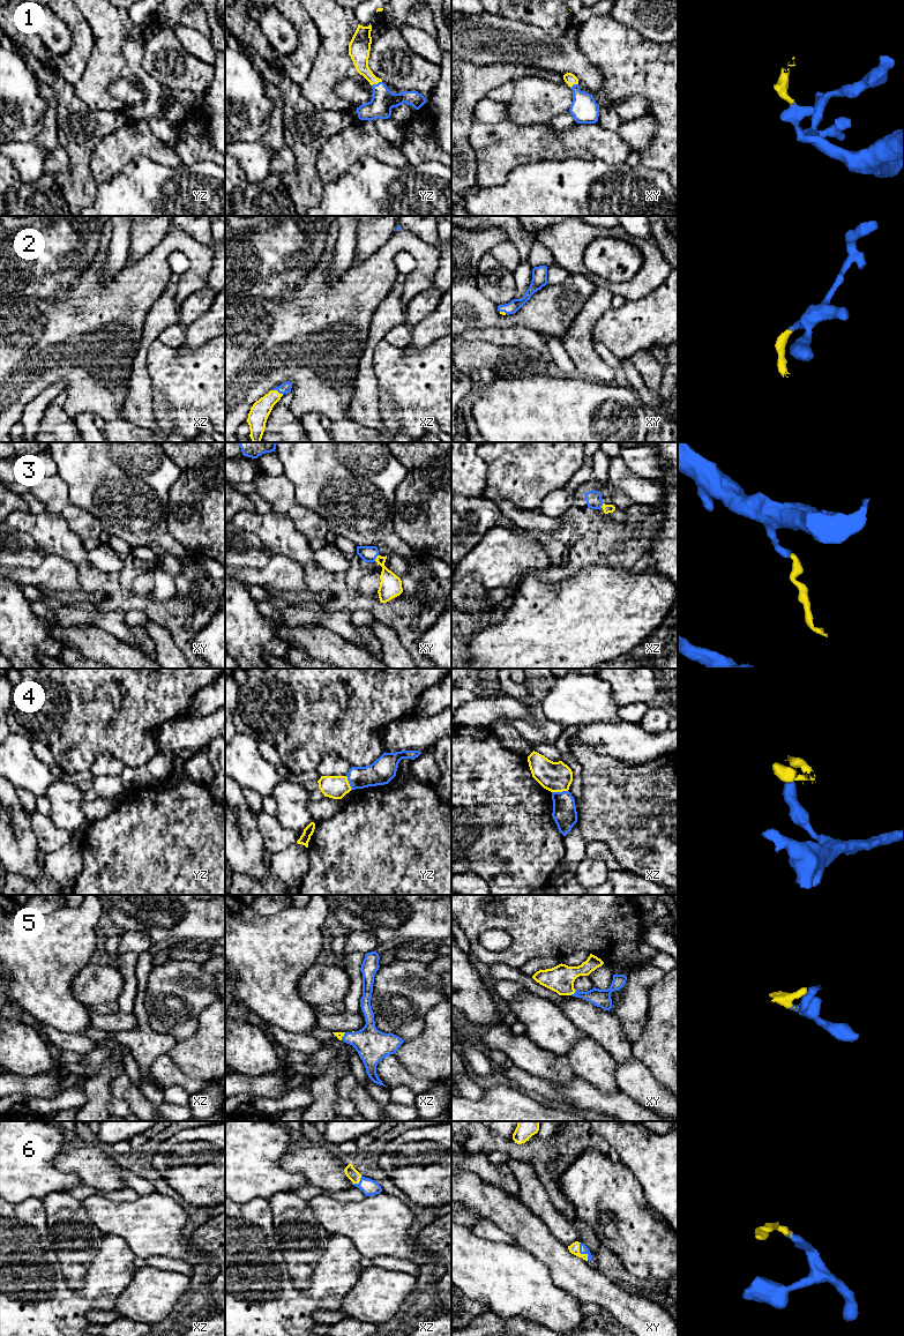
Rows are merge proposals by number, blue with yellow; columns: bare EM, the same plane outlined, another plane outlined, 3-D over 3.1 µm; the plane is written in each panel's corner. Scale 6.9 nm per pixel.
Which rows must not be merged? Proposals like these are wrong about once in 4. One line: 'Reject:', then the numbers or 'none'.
Reject: 4

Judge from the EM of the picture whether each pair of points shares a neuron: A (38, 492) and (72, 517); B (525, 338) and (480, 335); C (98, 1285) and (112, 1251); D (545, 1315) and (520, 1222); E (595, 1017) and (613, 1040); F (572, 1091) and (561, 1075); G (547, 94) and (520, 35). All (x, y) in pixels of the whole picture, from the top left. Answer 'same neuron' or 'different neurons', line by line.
A: same neuron
B: same neuron
C: same neuron
D: different neurons
E: same neuron
F: different neurons
G: different neurons

